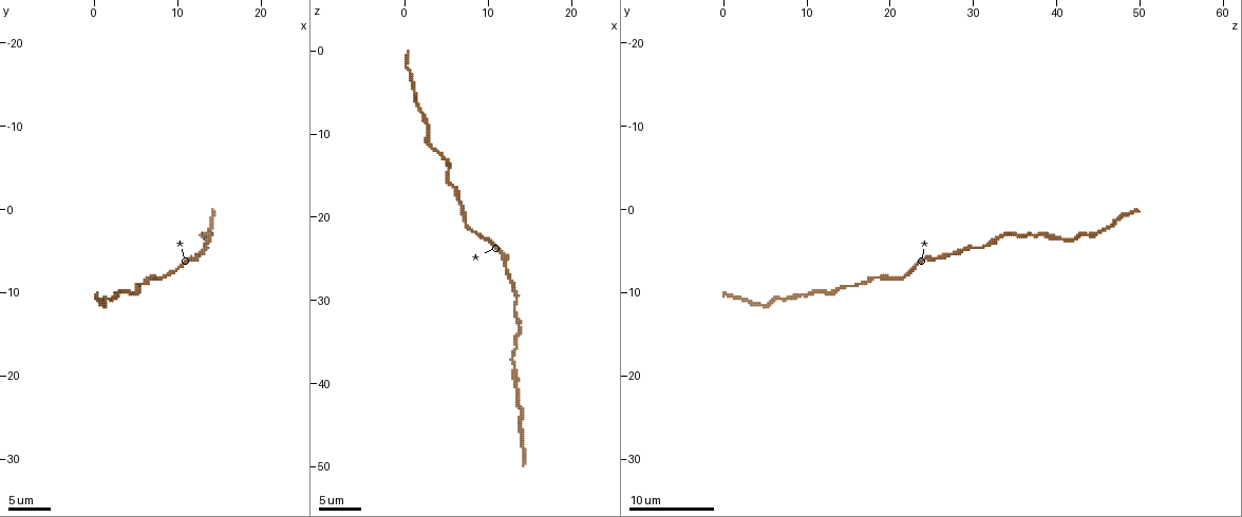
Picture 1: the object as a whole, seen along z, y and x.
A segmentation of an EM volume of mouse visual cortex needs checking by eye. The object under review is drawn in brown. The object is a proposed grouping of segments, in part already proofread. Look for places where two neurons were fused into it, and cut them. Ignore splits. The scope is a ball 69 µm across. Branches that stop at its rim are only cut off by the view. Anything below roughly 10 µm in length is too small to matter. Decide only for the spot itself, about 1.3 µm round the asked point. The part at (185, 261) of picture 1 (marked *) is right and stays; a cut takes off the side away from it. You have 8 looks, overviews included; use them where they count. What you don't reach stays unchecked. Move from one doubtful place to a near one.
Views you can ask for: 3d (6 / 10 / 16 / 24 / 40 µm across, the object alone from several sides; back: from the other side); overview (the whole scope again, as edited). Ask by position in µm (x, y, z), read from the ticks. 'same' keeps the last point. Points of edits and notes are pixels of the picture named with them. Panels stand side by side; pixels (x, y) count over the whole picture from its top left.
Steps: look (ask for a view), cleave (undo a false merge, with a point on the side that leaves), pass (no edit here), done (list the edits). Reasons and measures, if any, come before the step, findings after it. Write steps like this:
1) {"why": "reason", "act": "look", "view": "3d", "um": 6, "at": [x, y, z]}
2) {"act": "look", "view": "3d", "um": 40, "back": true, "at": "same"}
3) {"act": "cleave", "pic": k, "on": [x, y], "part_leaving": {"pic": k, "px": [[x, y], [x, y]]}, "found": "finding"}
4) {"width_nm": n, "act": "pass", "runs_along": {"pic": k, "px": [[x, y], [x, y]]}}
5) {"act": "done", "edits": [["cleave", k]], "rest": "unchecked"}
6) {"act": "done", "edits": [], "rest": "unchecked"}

{"why": "thin neck", "act": "look", "view": "3d", "um": 10, "at": [12.4, 6.0, 25.8]}

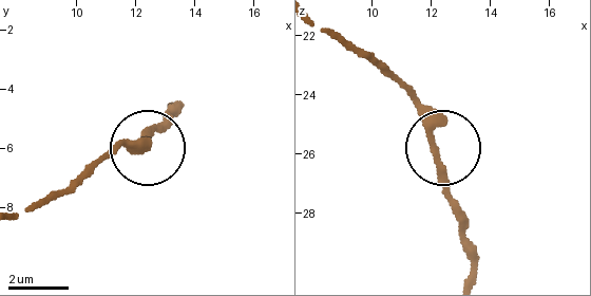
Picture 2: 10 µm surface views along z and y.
{"why": "other side", "act": "look", "view": "3d", "um": 10, "back": true, "at": "same"}

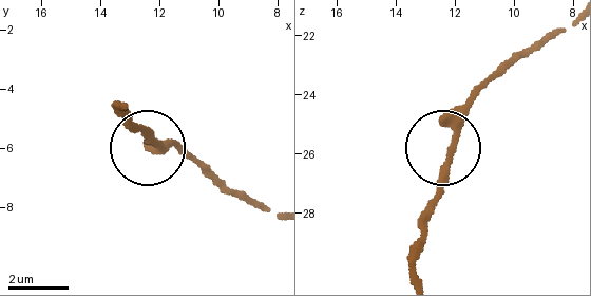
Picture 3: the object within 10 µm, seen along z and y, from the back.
{"width_nm": 240, "act": "pass", "runs_along": {"pic": 3, "px": [[190, 152], [154, 144], [132, 122]]}, "found": "all the same neuron"}

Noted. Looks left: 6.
{"why": "thick turns thin", "act": "look", "view": "3d", "um": 16, "at": [13.2, 4.2, 31.4]}

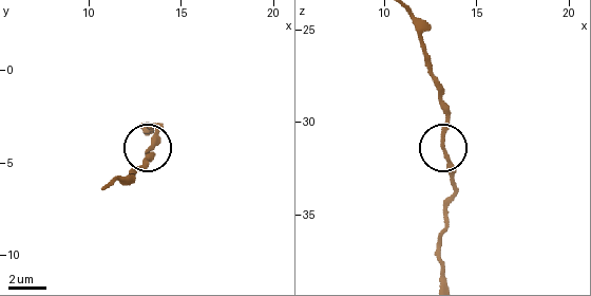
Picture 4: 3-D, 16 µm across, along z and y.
{"act": "look", "view": "3d", "um": 16, "back": true, "at": "same"}

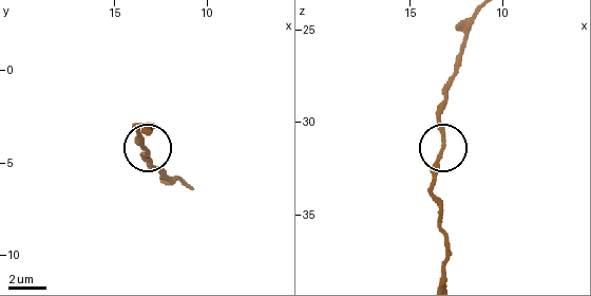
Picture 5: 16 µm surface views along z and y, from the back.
{"act": "pass", "found": "all the same neuron"}

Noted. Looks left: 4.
{"why": "thin neck", "act": "look", "view": "3d", "um": 16, "at": [6.6, 8.4, 18.4]}

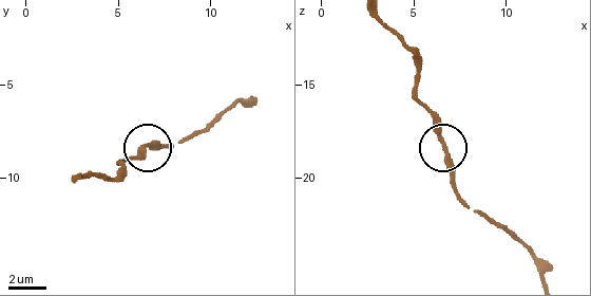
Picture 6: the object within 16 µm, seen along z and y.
{"why": "closer look", "act": "look", "view": "3d", "um": 6, "at": [6.6, 8.2, 18.4]}

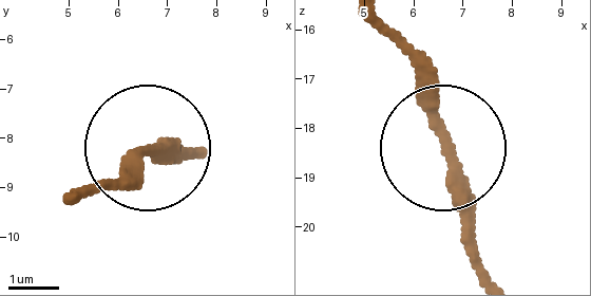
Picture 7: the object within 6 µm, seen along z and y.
{"act": "pass", "found": "one neuron here"}

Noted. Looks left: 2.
{"act": "look", "view": "3d", "um": 10, "at": [13.8, 3.2, 42.6]}

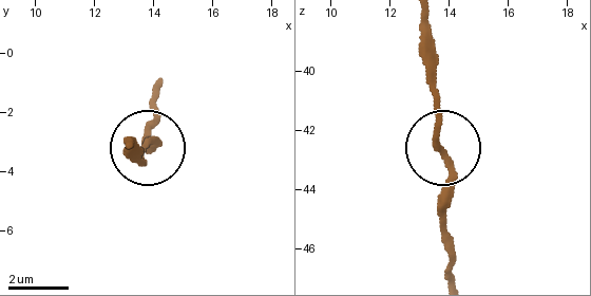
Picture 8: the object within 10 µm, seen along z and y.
{"width_nm": 170, "act": "pass", "runs_along": {"pic": 8, "px": [[424, 23], [432, 129], [447, 174], [447, 240]]}, "found": "all the same neuron"}

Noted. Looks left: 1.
{"act": "done", "edits": [], "rest": "unchecked"}

